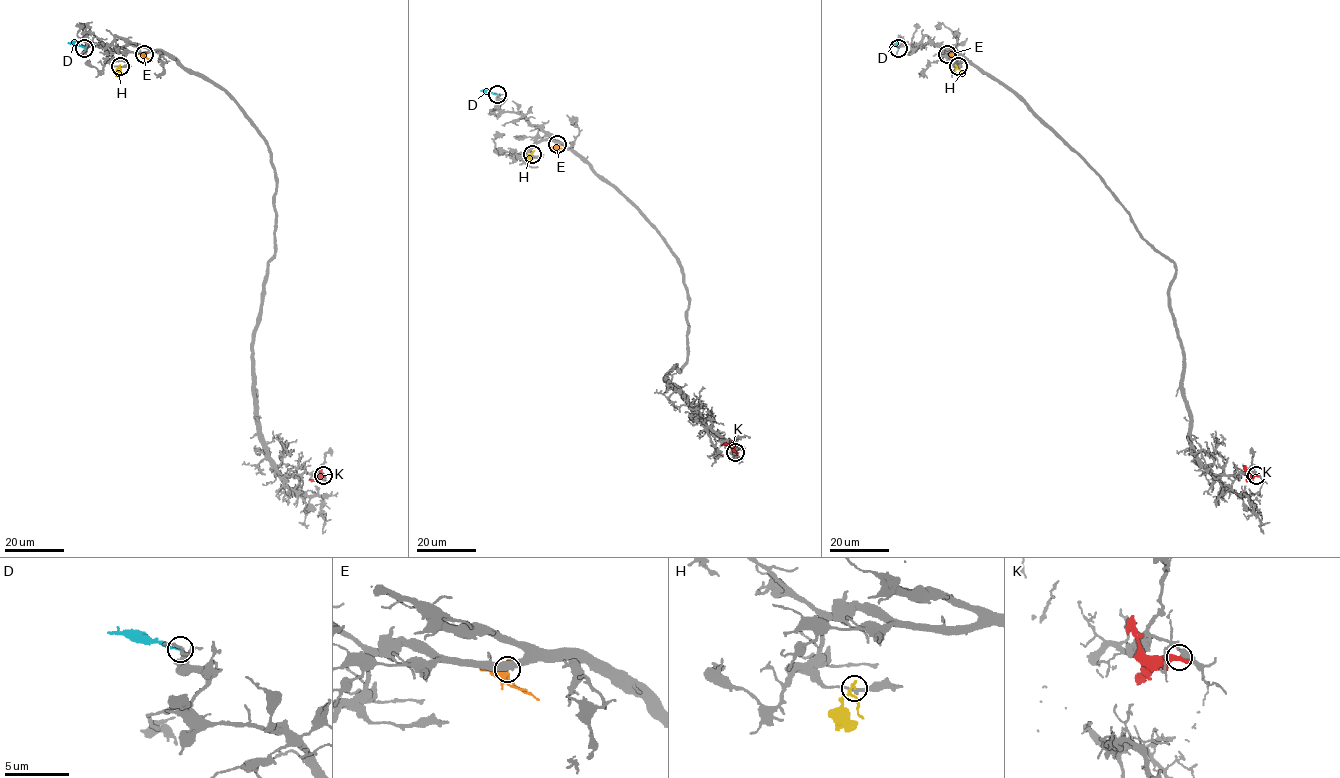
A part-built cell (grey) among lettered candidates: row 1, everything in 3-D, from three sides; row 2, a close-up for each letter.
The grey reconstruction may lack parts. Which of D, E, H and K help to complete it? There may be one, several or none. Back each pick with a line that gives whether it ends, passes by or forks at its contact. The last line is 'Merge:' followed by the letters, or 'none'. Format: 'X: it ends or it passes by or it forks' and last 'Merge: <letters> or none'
E: it ends
Merge: E

